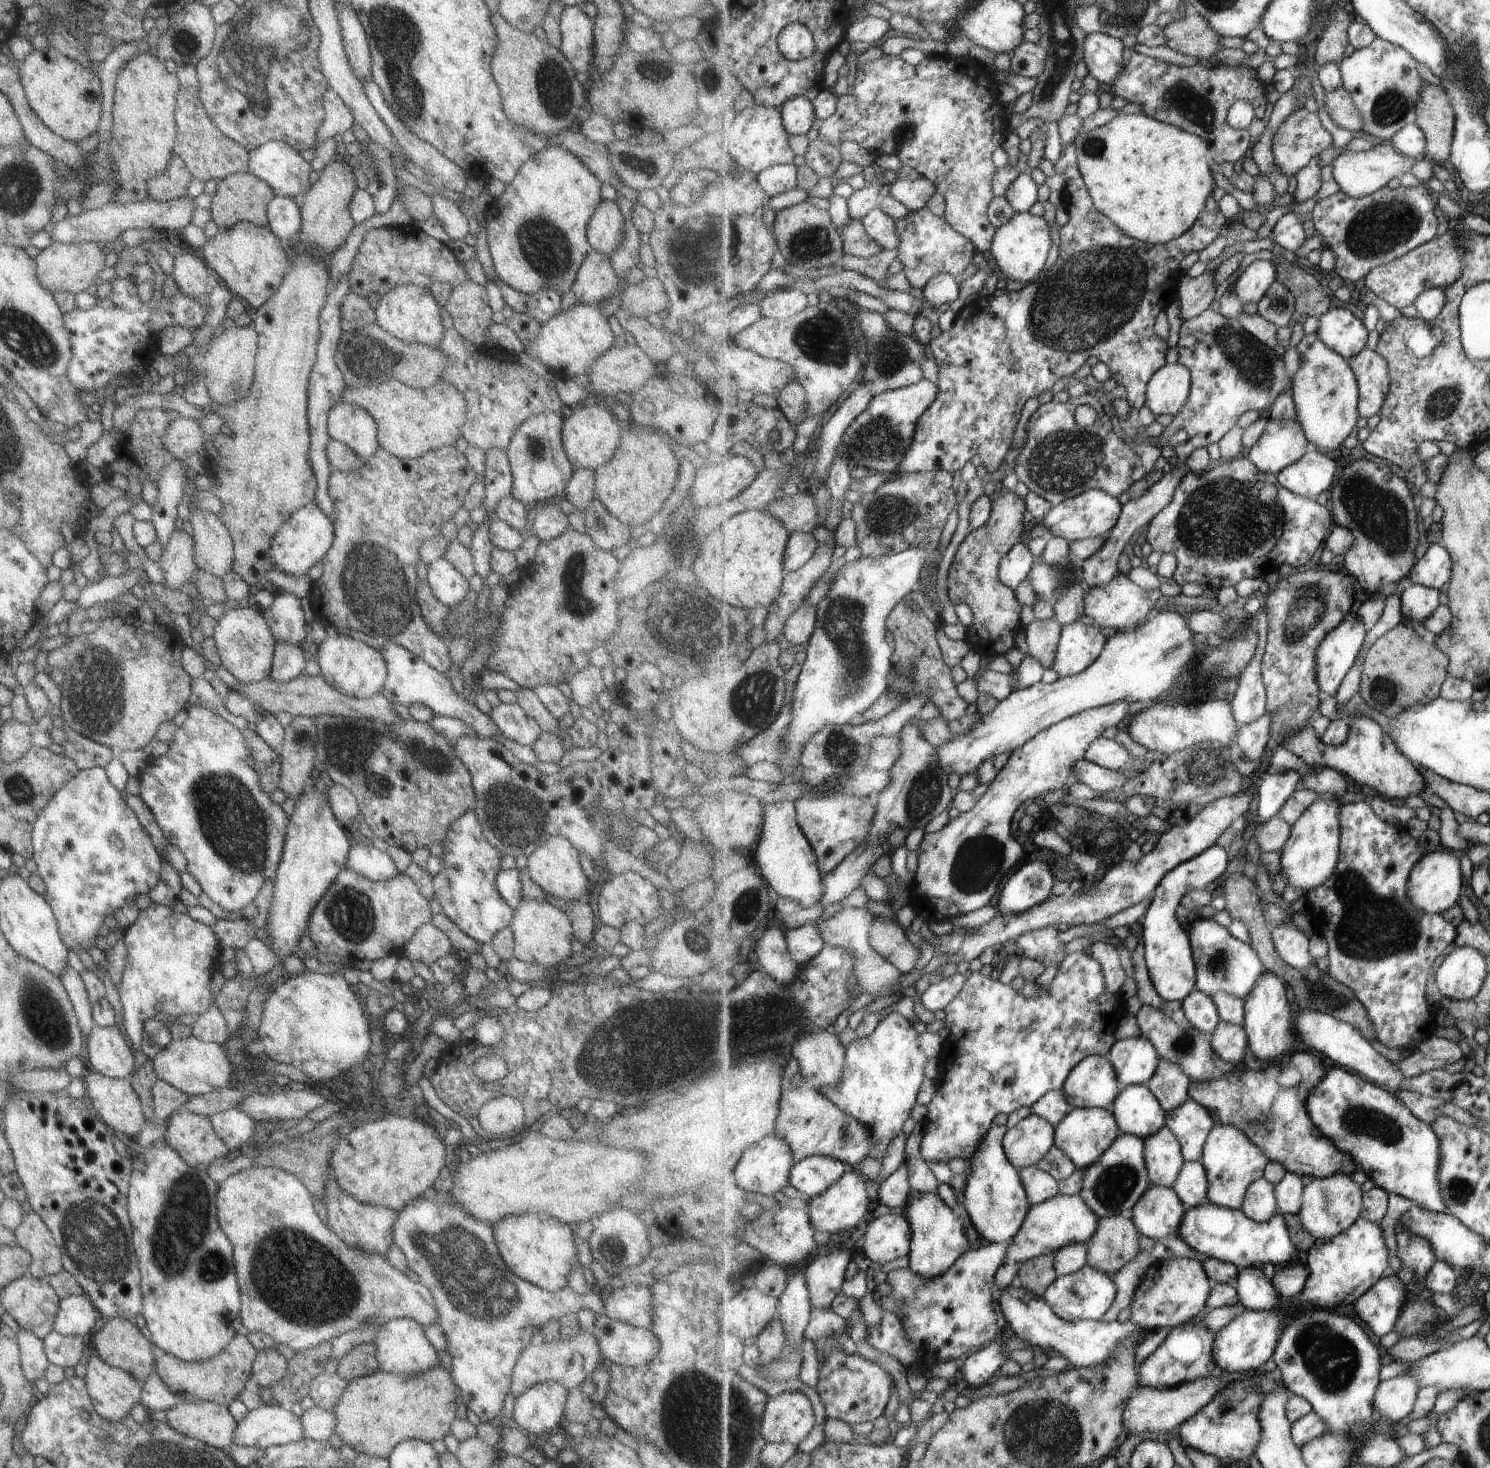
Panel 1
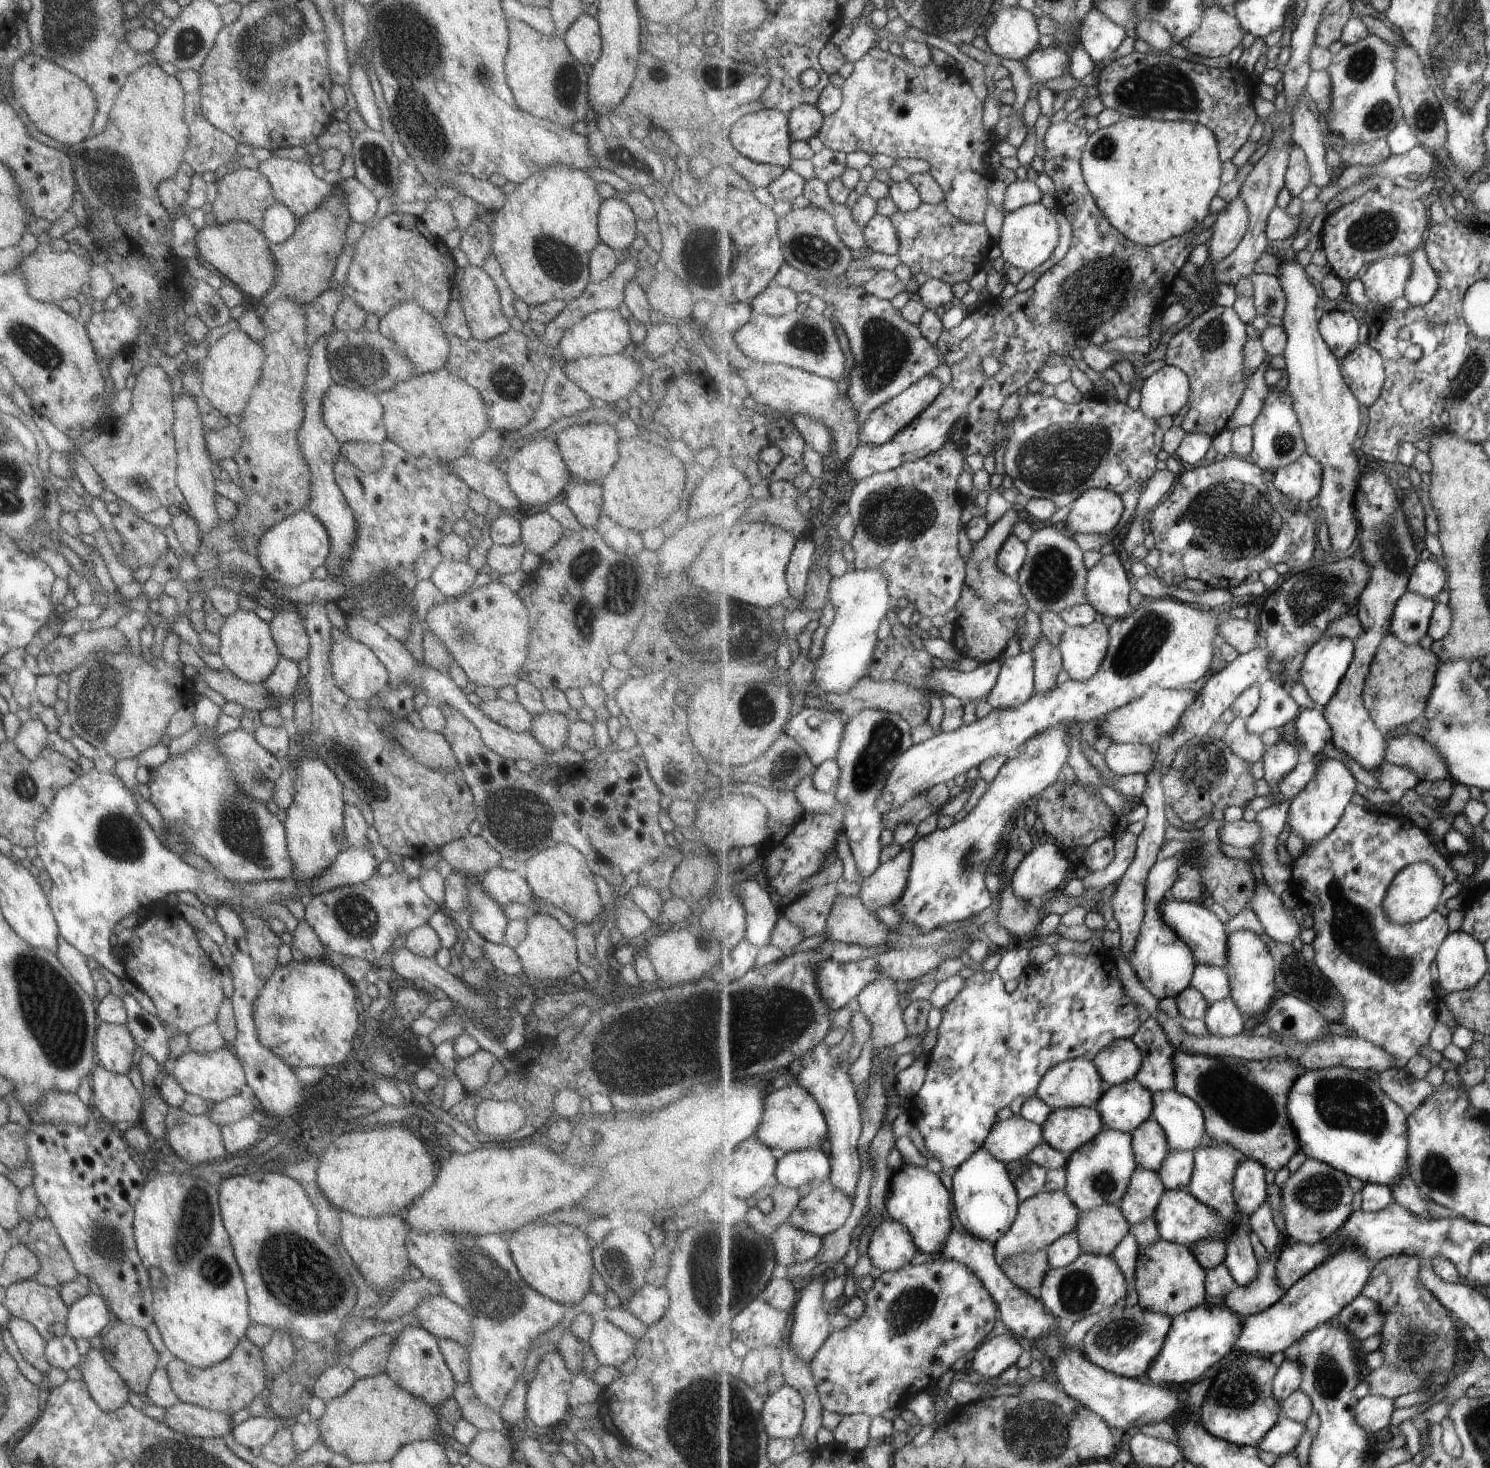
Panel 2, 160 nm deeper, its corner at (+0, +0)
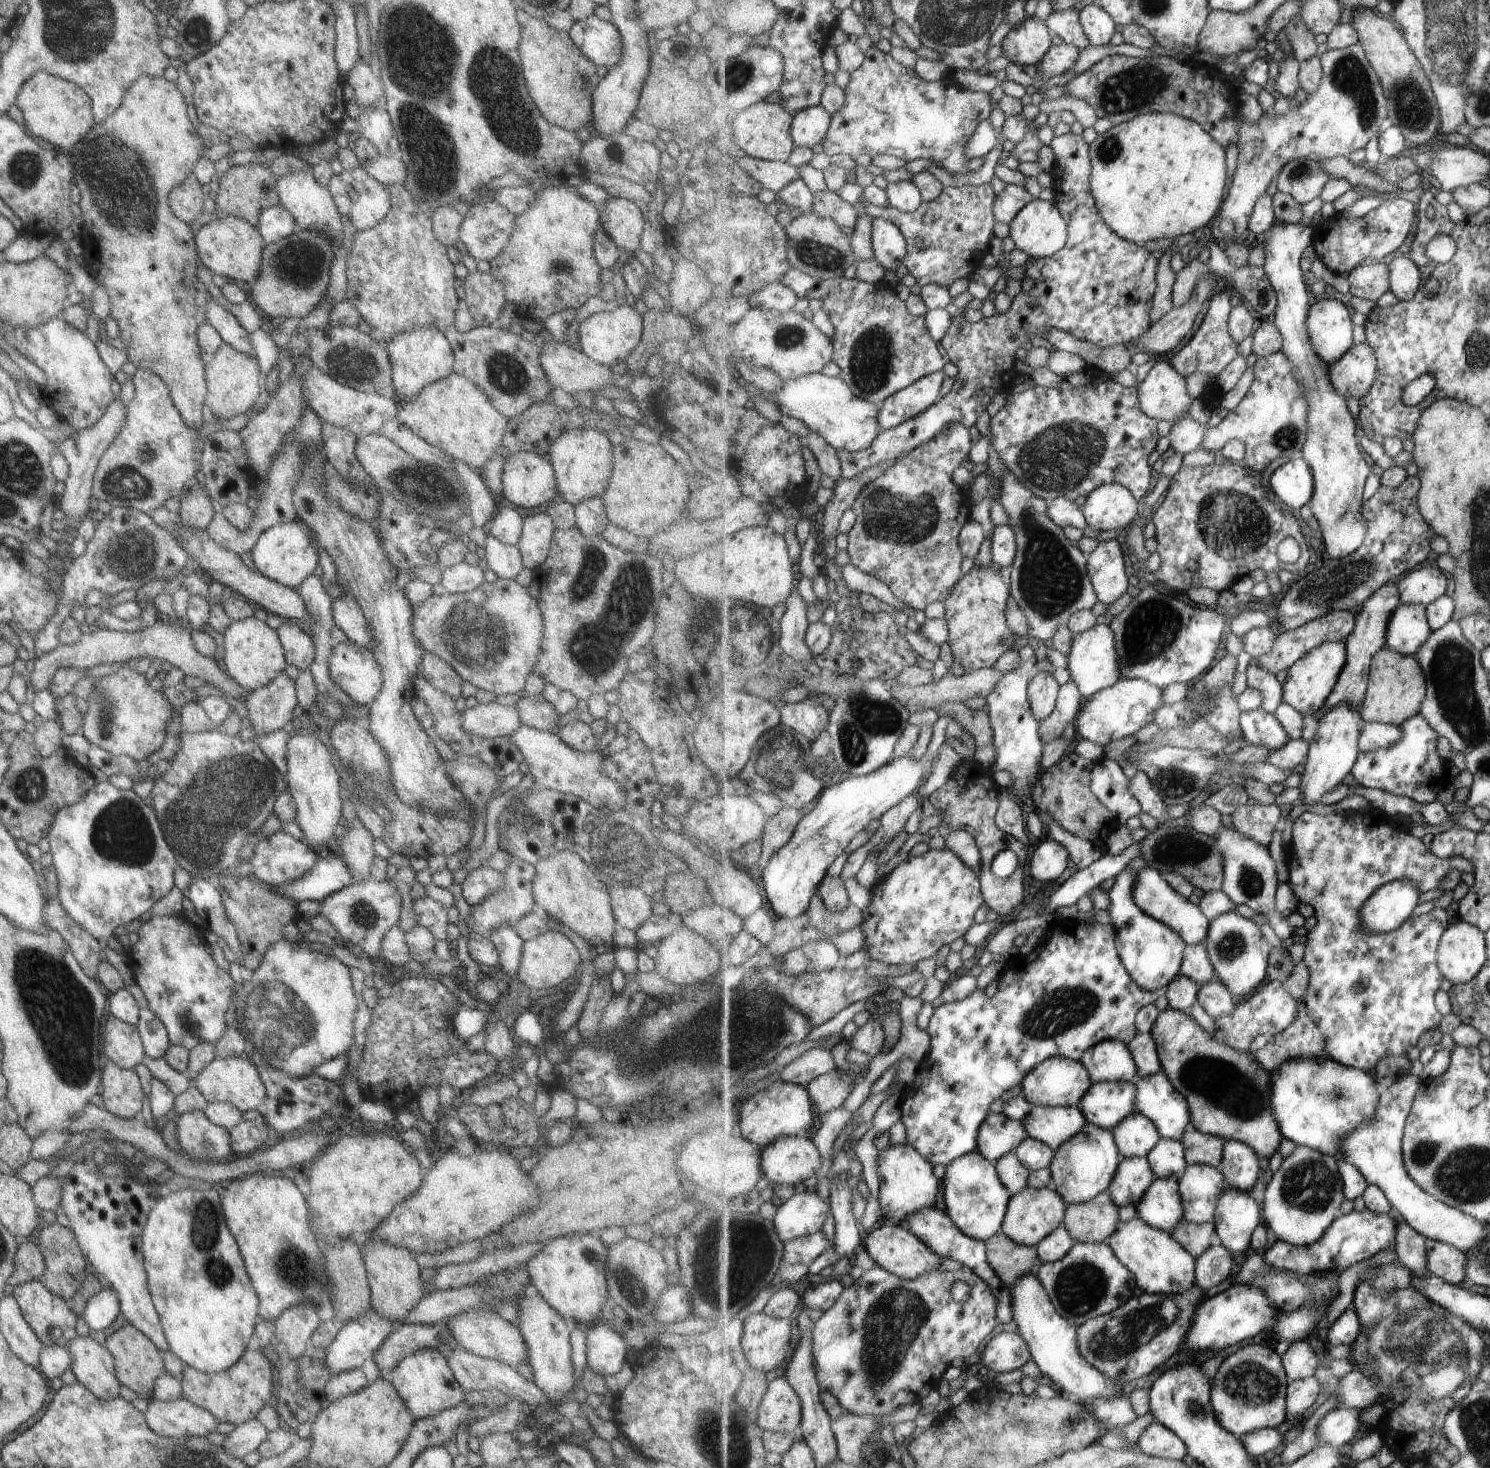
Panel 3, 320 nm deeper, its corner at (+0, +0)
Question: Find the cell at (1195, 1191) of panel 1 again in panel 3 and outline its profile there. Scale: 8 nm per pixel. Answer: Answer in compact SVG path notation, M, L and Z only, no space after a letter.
M1161 1137L1157 1146L1146 1157L1159 1178L1173 1175L1181 1178L1189 1166L1185 1147L1180 1140Z

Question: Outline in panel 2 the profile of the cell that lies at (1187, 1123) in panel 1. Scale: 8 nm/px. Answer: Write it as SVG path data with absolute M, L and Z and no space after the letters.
M1177 1089L1153 1093L1152 1118L1165 1129L1170 1148L1191 1151L1209 1139L1200 1104Z

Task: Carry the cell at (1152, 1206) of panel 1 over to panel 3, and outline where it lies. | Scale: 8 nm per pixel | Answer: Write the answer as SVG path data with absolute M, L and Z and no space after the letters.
M1125 1157L1108 1191L1118 1206L1136 1206L1156 1178L1147 1157Z

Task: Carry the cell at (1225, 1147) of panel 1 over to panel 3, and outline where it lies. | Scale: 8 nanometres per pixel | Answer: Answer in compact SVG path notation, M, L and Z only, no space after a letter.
M1189 1165L1180 1178L1184 1218L1196 1223L1213 1223L1219 1197L1227 1189L1221 1168Z

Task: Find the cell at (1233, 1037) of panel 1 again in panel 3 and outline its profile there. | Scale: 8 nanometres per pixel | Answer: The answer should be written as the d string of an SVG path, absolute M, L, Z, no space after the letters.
M1215 977L1200 986L1197 998L1205 1012L1216 1019L1235 1010L1239 1002L1235 1002L1233 995L1227 985L1219 977Z

